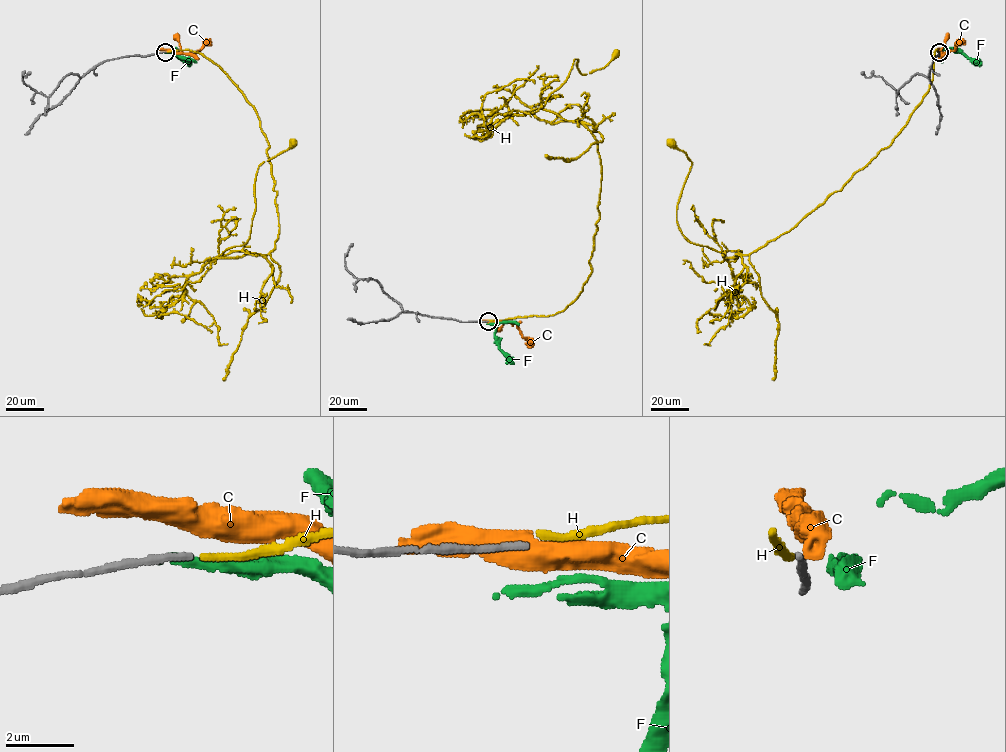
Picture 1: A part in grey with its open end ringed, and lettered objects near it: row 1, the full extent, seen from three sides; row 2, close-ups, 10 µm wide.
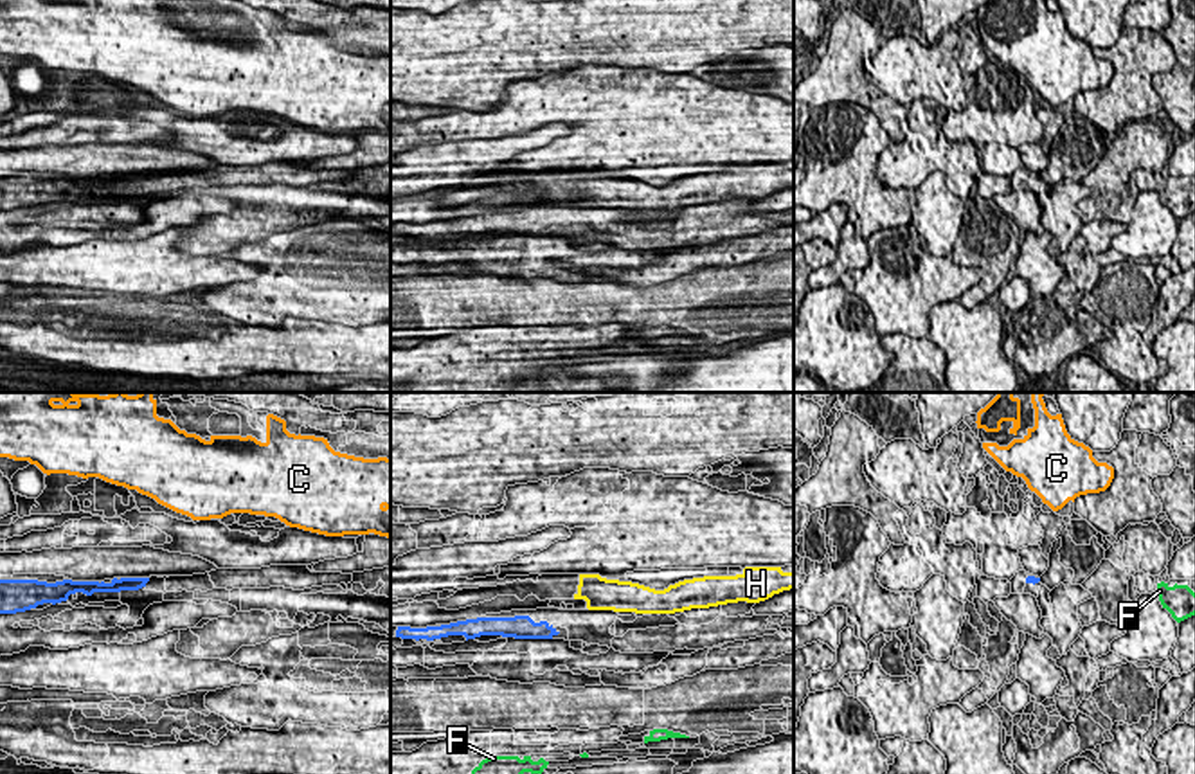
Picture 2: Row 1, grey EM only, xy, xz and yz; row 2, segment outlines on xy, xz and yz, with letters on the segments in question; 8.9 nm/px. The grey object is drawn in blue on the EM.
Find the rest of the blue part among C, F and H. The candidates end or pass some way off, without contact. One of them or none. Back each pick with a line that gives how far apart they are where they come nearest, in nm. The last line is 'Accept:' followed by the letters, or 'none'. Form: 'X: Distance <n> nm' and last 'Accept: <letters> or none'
Accept: none

